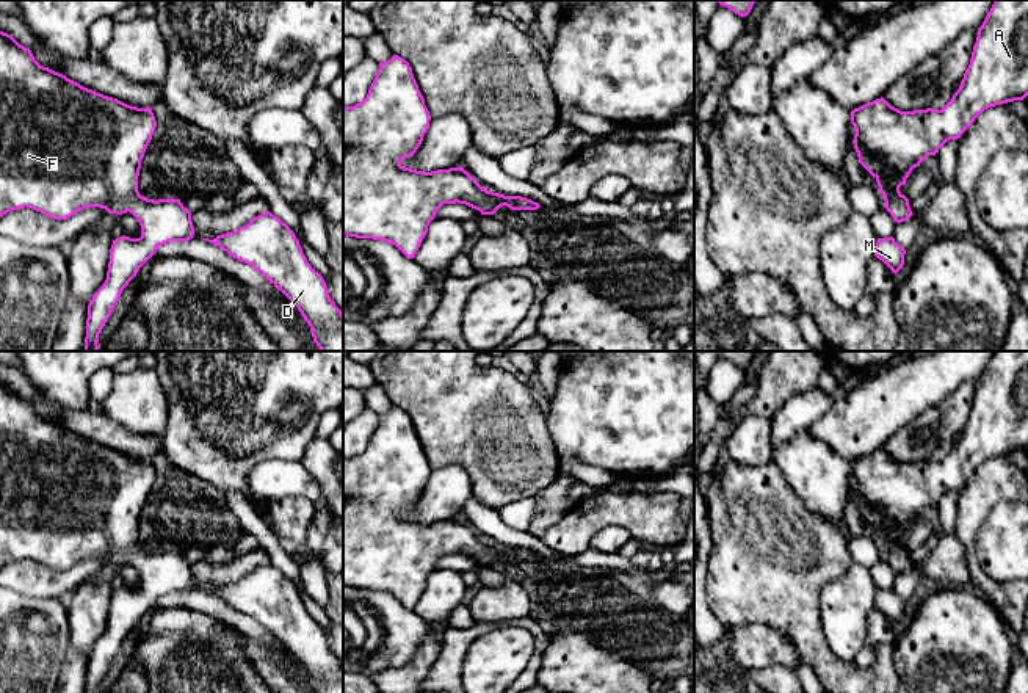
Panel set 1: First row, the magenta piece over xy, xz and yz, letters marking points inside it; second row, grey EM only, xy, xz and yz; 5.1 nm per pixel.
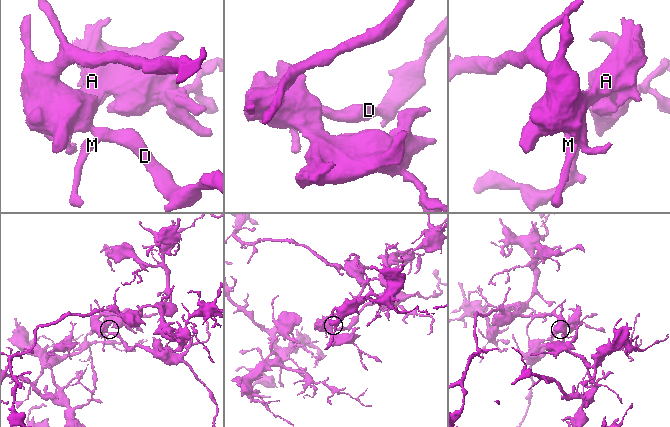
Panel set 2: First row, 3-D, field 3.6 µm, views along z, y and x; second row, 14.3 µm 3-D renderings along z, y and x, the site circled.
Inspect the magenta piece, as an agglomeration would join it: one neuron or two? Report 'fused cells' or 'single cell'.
single cell

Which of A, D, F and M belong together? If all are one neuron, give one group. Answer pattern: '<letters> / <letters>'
A D F M

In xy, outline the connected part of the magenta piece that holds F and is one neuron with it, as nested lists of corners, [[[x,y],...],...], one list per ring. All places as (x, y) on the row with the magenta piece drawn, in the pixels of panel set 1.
[[[0,31],[0,216],[19,209],[33,209],[53,220],[67,220],[88,207],[100,207],[108,213],[130,212],[141,226],[141,237],[113,240],[107,279],[88,304],[85,351],[97,351],[99,334],[108,321],[122,290],[139,268],[169,241],[188,241],[194,235],[191,212],[180,199],[147,199],[138,191],[141,160],[155,132],[152,108],[138,108],[103,96],[66,75],[41,66],[30,49],[11,34]]]

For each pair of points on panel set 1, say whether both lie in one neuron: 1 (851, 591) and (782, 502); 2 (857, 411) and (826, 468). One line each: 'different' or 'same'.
1: different
2: different

